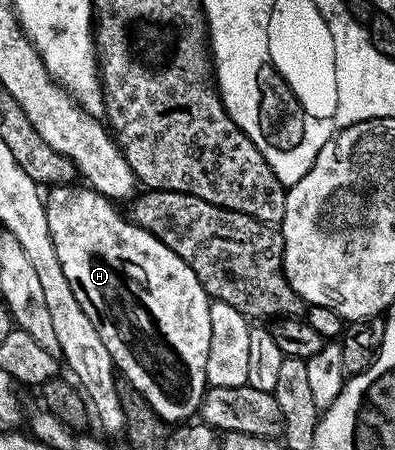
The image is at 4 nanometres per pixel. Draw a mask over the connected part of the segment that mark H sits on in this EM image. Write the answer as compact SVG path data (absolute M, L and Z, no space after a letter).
M55 186L45 196L49 234L53 238L53 250L57 250L57 262L61 262L61 271L65 273L65 279L69 282L69 290L73 290L73 298L77 298L81 310L85 310L89 322L93 322L93 330L97 330L101 342L105 342L105 350L109 350L111 361L115 363L122 379L127 380L137 390L141 390L141 394L145 394L145 402L149 402L149 406L153 406L153 410L157 410L157 414L166 420L168 425L175 426L180 422L190 421L198 413L203 395L207 393L209 387L205 374L205 362L209 358L209 338L211 337L209 310L212 301L209 299L207 291L201 286L197 274L193 274L190 266L177 254L173 254L173 250L169 250L169 246L165 246L157 237L149 234L141 226L131 223L124 213L122 216L115 209L118 207L112 201L95 191L94 188L90 186L79 187Z

